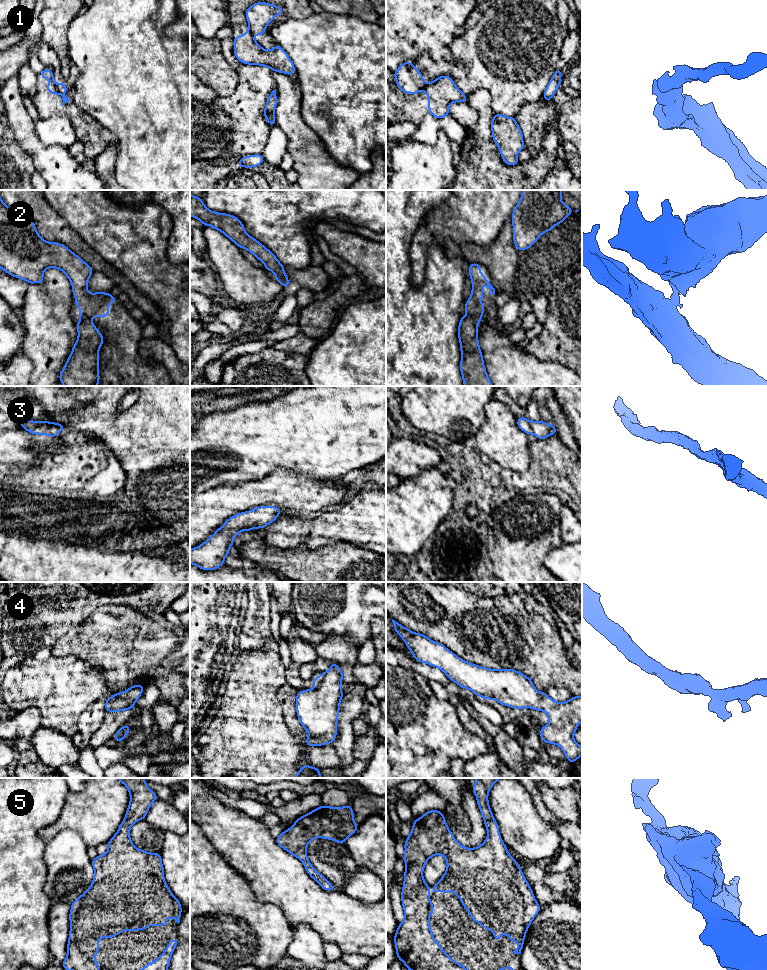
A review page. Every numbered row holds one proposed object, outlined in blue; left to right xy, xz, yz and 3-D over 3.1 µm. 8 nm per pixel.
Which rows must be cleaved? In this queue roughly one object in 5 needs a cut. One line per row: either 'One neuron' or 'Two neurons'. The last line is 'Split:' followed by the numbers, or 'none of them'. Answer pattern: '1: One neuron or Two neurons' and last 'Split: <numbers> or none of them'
1: Two neurons
2: Two neurons
3: One neuron
4: One neuron
5: One neuron
Split: 1, 2

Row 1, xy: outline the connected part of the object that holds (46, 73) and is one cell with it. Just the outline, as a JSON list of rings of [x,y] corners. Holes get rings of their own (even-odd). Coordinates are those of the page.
[[[45,68],[39,74],[39,76],[50,80],[50,82],[48,83],[48,86],[45,88],[49,93],[52,93],[52,94],[55,94],[55,95],[61,94],[58,90],[58,87],[54,83],[54,73],[52,73],[50,69]]]

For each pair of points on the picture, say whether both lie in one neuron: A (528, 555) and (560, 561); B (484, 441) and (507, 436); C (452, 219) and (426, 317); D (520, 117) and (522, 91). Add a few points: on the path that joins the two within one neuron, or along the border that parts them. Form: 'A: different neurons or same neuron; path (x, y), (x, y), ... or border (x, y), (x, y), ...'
A: different neurons; border (562, 543), (544, 558), (544, 566), (549, 571)
B: same neuron; path (490, 441), (501, 440)
C: different neurons; border (443, 247), (433, 244), (428, 249), (426, 263)
D: different neurons; border (542, 97), (535, 101), (526, 101), (513, 116)

